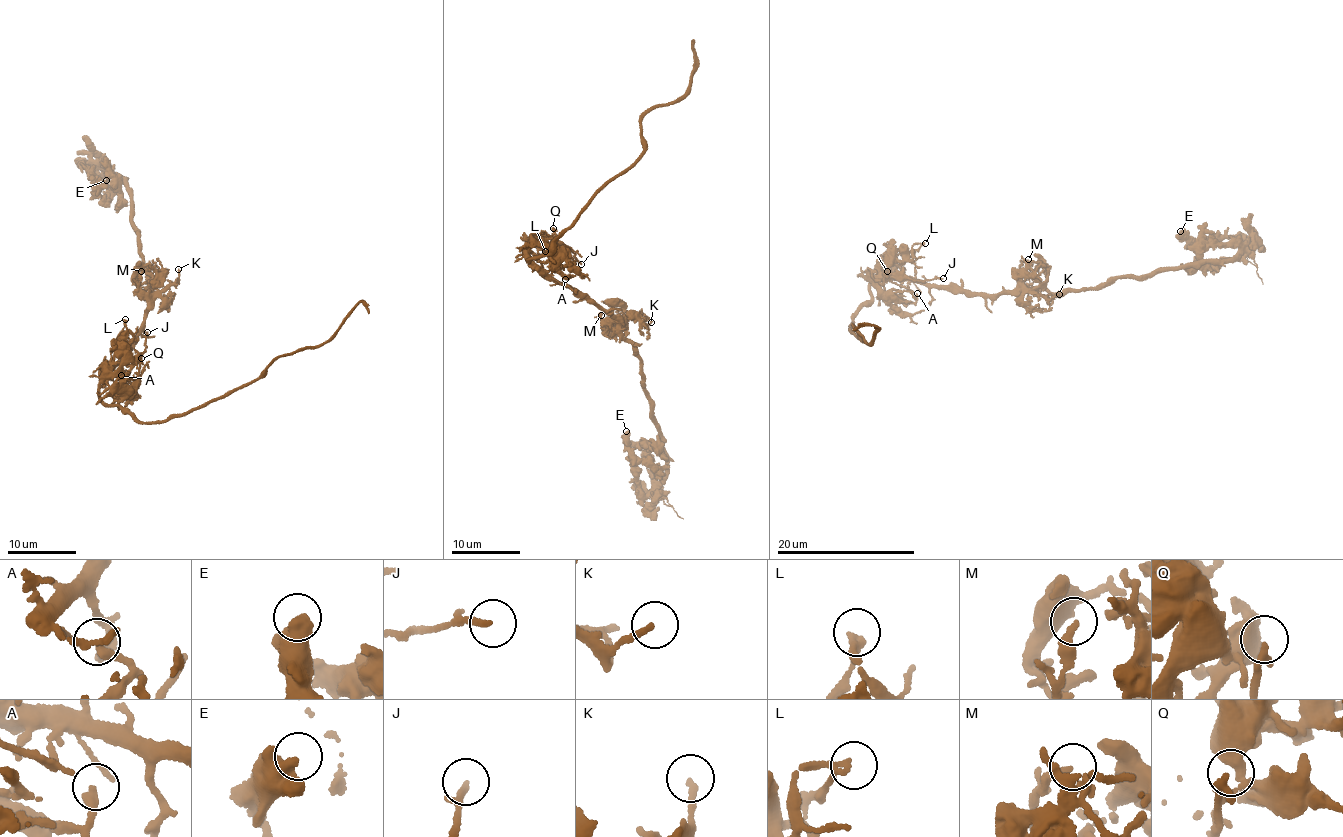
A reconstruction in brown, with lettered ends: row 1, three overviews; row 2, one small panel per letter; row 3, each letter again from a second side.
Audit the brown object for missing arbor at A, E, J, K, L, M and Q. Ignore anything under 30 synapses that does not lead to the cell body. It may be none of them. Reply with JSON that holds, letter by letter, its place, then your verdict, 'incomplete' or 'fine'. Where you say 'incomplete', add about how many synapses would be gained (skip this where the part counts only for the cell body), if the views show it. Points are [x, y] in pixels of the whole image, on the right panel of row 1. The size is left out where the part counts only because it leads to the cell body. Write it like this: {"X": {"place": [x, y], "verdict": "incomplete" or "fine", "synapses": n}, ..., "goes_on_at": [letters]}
{"A": {"place": [917, 293], "verdict": "fine"}, "E": {"place": [1180, 231], "verdict": "fine"}, "J": {"place": [943, 278], "verdict": "fine"}, "K": {"place": [1059, 294], "verdict": "fine"}, "L": {"place": [925, 243], "verdict": "fine"}, "M": {"place": [1028, 259], "verdict": "fine"}, "Q": {"place": [887, 271], "verdict": "fine"}, "goes_on_at": []}

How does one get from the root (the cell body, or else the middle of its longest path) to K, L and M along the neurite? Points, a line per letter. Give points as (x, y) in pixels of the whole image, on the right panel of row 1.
K: (922, 281), (998, 296), (1021, 286), (1031, 294), (1049, 298), (1059, 294)
L: (922, 281), (898, 277), (883, 266), (883, 260), (891, 251), (912, 251), (925, 243)
M: (922, 281), (996, 296), (1012, 289), (1017, 284), (1021, 262), (1028, 259)

